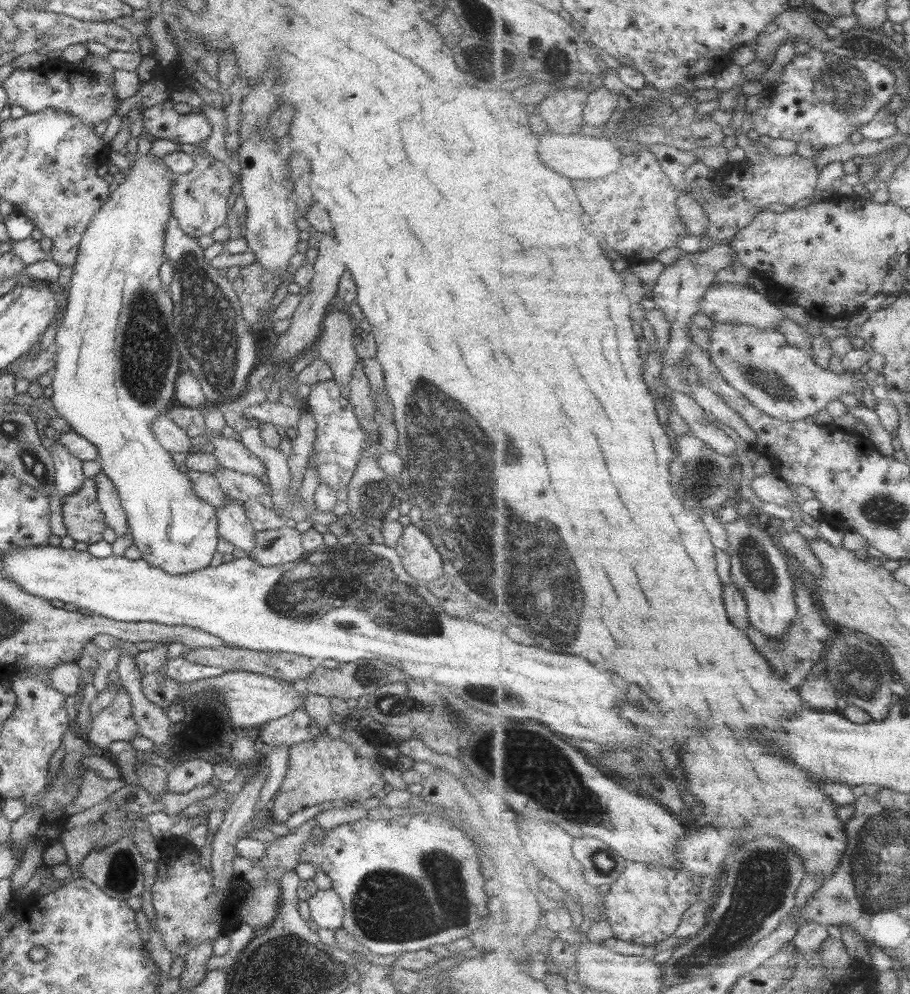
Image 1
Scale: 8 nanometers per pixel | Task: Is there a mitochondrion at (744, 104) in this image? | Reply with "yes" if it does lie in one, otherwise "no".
no

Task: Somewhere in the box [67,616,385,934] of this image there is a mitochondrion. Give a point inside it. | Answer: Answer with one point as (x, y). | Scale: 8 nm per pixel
(121, 875)

